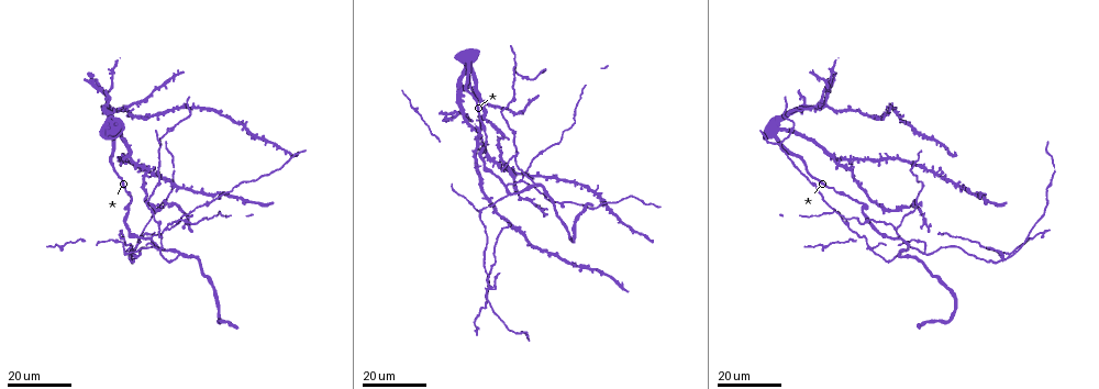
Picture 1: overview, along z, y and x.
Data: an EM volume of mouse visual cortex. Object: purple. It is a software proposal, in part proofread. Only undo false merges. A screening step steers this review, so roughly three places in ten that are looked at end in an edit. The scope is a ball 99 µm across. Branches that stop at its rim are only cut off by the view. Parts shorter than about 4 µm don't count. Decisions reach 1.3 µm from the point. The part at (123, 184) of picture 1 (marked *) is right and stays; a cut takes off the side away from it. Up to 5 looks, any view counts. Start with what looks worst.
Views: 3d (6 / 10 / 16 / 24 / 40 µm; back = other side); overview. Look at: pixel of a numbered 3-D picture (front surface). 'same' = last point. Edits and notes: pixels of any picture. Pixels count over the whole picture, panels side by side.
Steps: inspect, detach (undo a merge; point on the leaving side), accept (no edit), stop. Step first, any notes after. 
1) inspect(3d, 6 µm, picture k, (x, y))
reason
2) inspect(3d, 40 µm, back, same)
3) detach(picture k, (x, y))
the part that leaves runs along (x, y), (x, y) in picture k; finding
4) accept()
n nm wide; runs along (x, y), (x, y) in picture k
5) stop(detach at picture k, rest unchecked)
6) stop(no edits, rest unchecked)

inspect(3d, 24 µm, picture 1, (869, 248))
two arms at a narrow angle

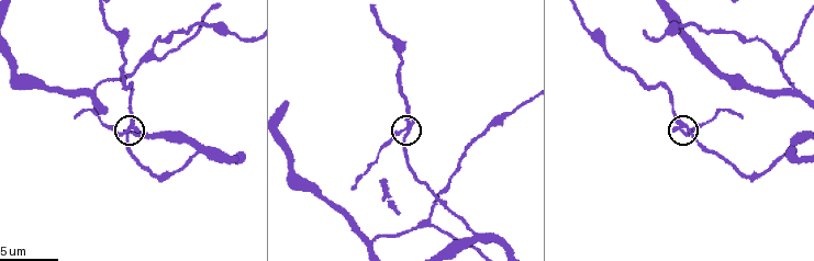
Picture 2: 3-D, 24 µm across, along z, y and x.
inspect(3d, 6 µm, picture 2, (684, 133))

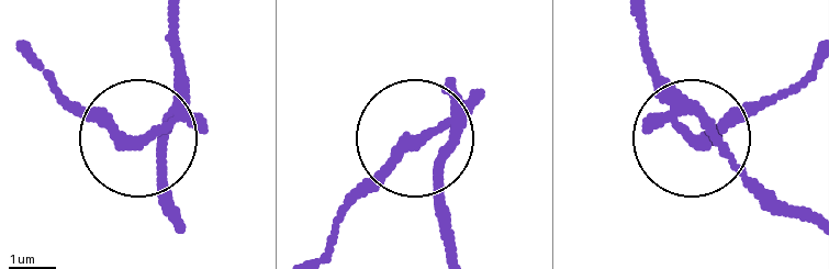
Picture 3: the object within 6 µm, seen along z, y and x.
detach(picture 3, (123, 137))
210 nm wide; the part that leaves runs along (181, 111), (126, 135), (43, 76) in picture 3; two neurons meet here

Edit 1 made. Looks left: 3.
inspect(overview)
see it whole again

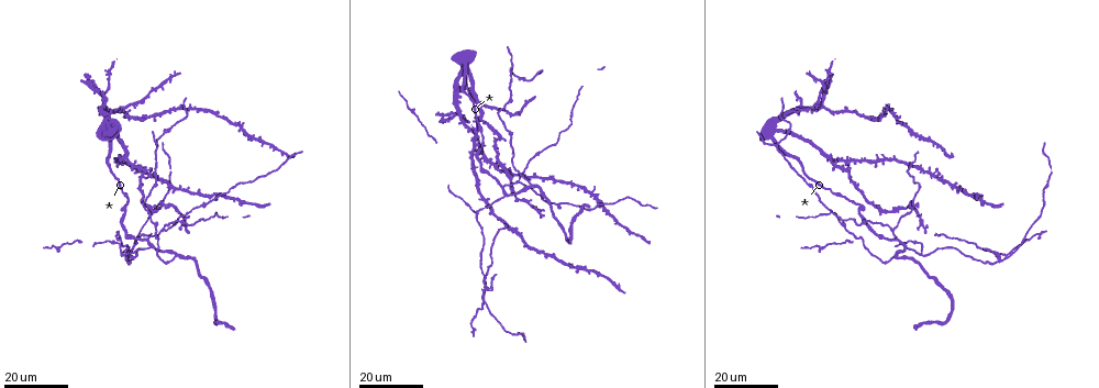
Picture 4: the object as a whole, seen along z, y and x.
inspect(3d, 24 µm, picture 4, (484, 278))
calibre changes

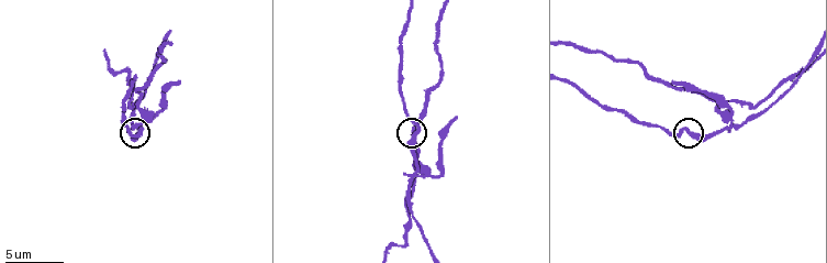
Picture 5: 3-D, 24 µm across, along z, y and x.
inspect(3d, 10 µm, picture 5, (141, 131))
zoom in

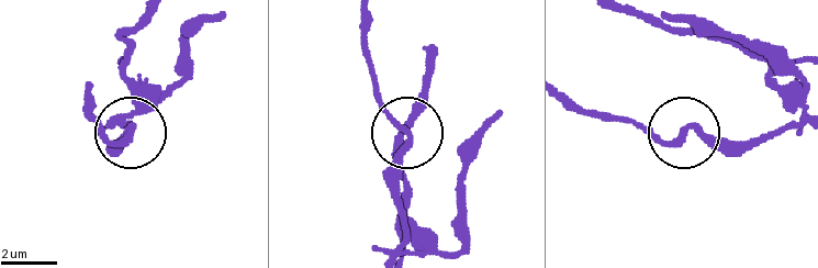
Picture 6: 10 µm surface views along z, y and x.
accept()
runs along (365, 13), (376, 85), (406, 142), (400, 210) in picture 6; one neuron here

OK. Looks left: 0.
stop(detach at picture 3, rest unchecked)

